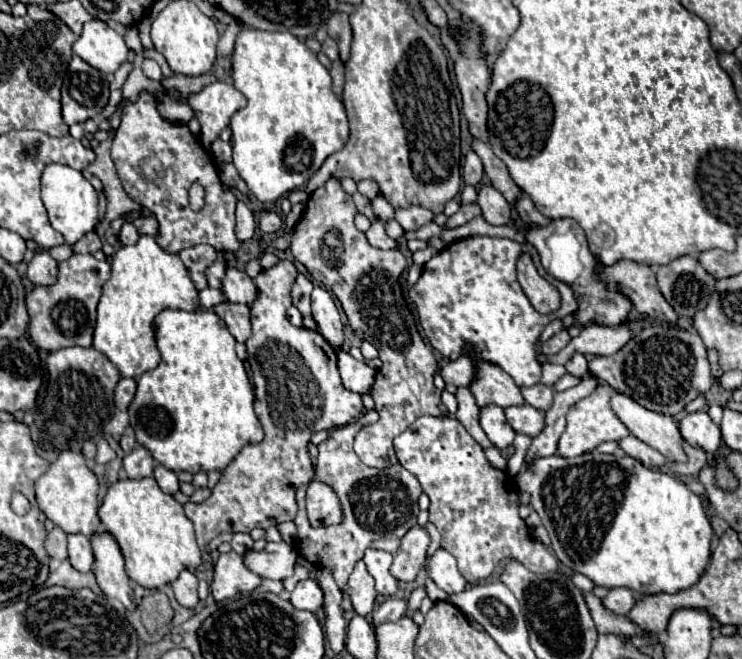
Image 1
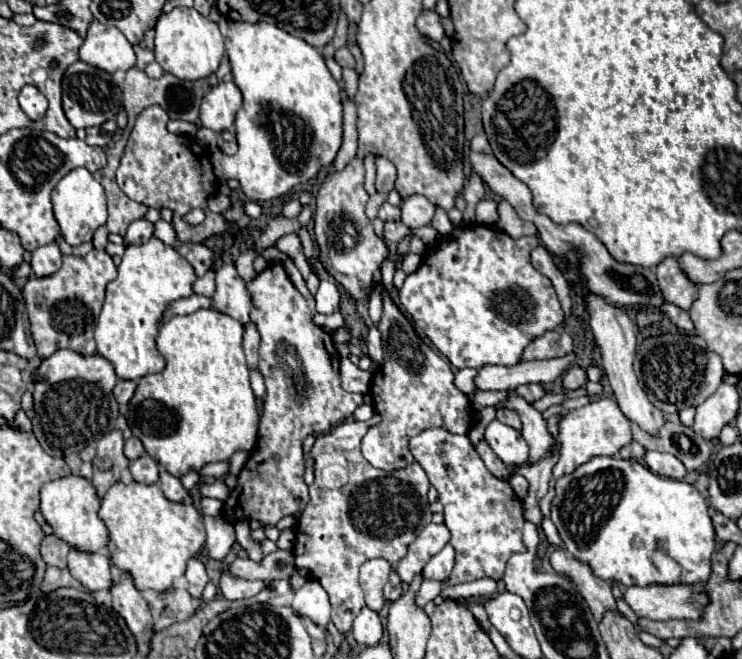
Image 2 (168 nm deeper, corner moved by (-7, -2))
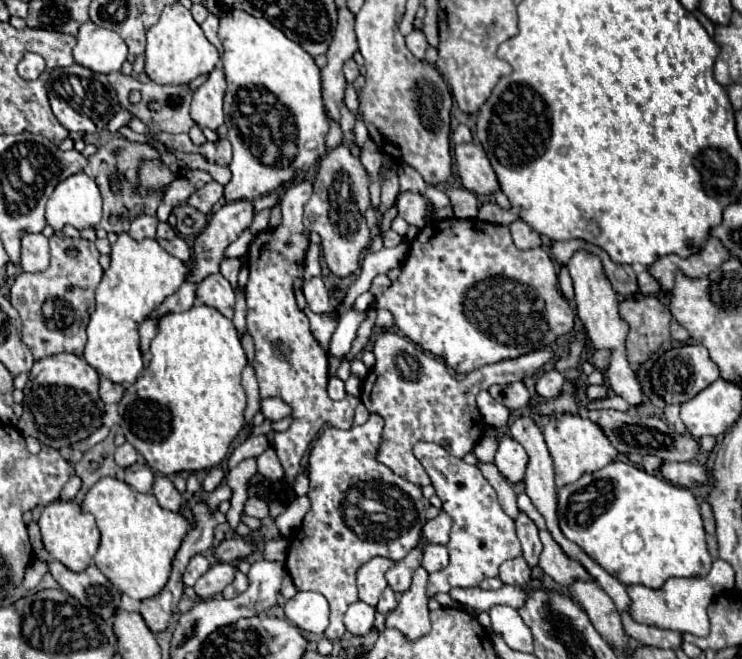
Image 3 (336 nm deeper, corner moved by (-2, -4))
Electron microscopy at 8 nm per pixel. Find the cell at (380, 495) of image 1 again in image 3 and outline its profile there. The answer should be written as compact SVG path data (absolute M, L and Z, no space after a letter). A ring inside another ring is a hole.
M373 413L365 425L353 427L349 431L327 427L315 439L311 455L309 455L309 465L311 465L309 481L311 481L311 485L309 485L307 497L311 501L311 507L303 519L301 529L291 539L289 553L287 553L287 571L289 571L297 591L317 591L329 601L331 623L325 631L325 637L329 641L337 641L345 633L343 613L347 611L347 607L351 603L357 601L357 583L355 583L357 569L377 555L389 557L393 561L401 561L417 545L421 529L425 525L427 499L423 497L421 487L395 475L389 467L379 463L375 457L373 443L383 441L381 431L383 431L383 419L377 413ZM361 499L371 499L375 503L381 503L385 507L385 511L367 513L359 505Z

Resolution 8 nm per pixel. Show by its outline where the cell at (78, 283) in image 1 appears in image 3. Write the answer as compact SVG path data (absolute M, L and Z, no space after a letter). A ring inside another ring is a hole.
M49 237L51 265L39 273L19 273L11 285L9 301L19 311L23 321L23 343L31 349L35 359L43 359L57 353L81 355L87 335L85 327L89 315L95 311L95 287L103 277L99 265L99 251L95 243L87 239L69 237ZM67 247L79 251L77 257L65 255Z

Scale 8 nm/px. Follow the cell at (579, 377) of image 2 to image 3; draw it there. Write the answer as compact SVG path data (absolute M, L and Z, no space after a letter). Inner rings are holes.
M551 369L551 371L543 373L543 375L537 379L535 391L537 391L537 395L541 395L541 397L545 397L545 399L553 399L553 397L559 395L559 391L561 391L561 387L563 387L563 381L565 381L563 375L557 373L555 369Z

